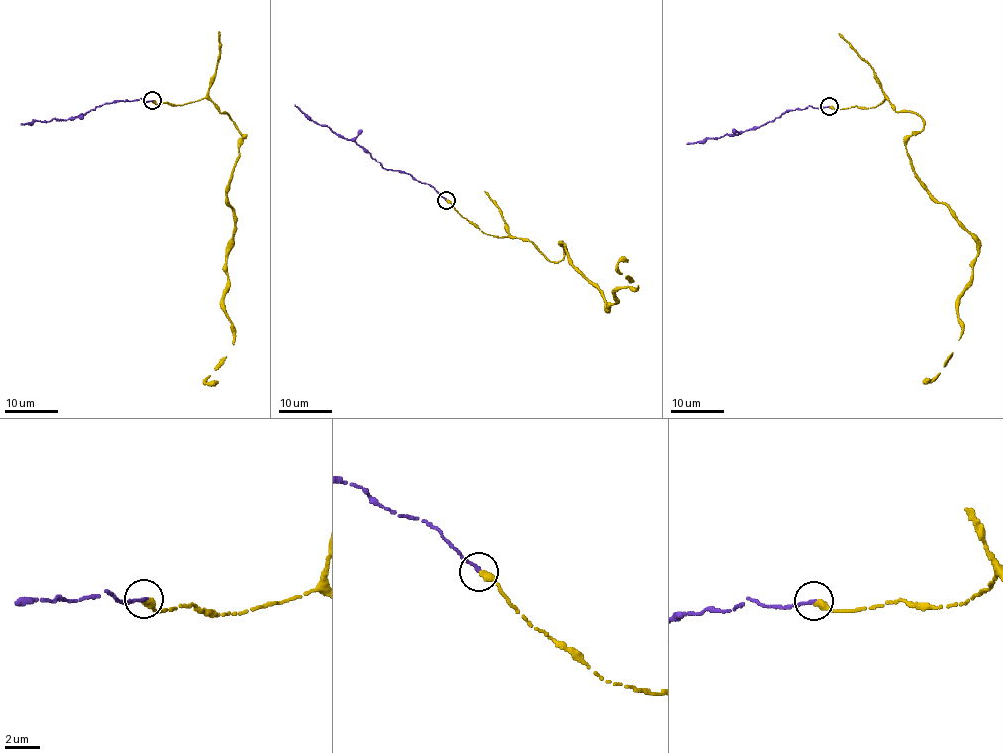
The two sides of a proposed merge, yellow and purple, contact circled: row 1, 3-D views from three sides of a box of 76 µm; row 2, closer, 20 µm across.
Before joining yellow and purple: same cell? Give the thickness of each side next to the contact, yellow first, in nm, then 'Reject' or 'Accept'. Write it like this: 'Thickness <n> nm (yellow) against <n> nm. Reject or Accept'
Thickness 400 nm (yellow) against 240 nm. Accept

